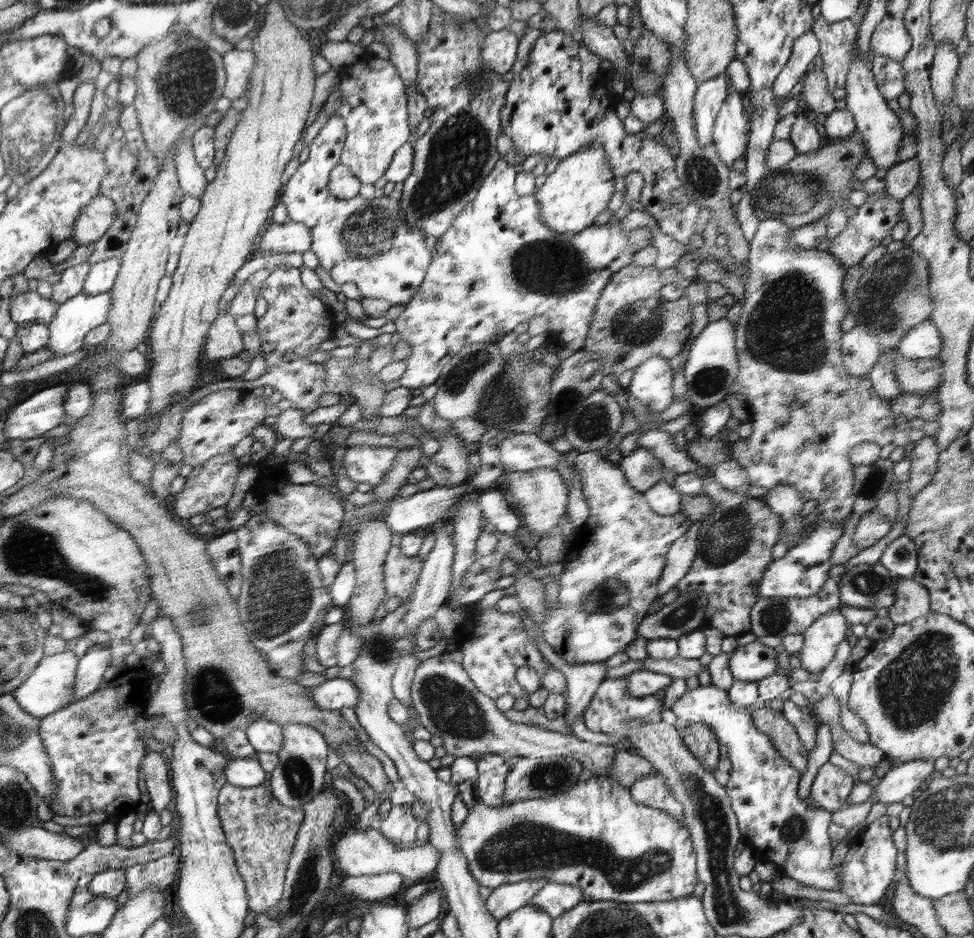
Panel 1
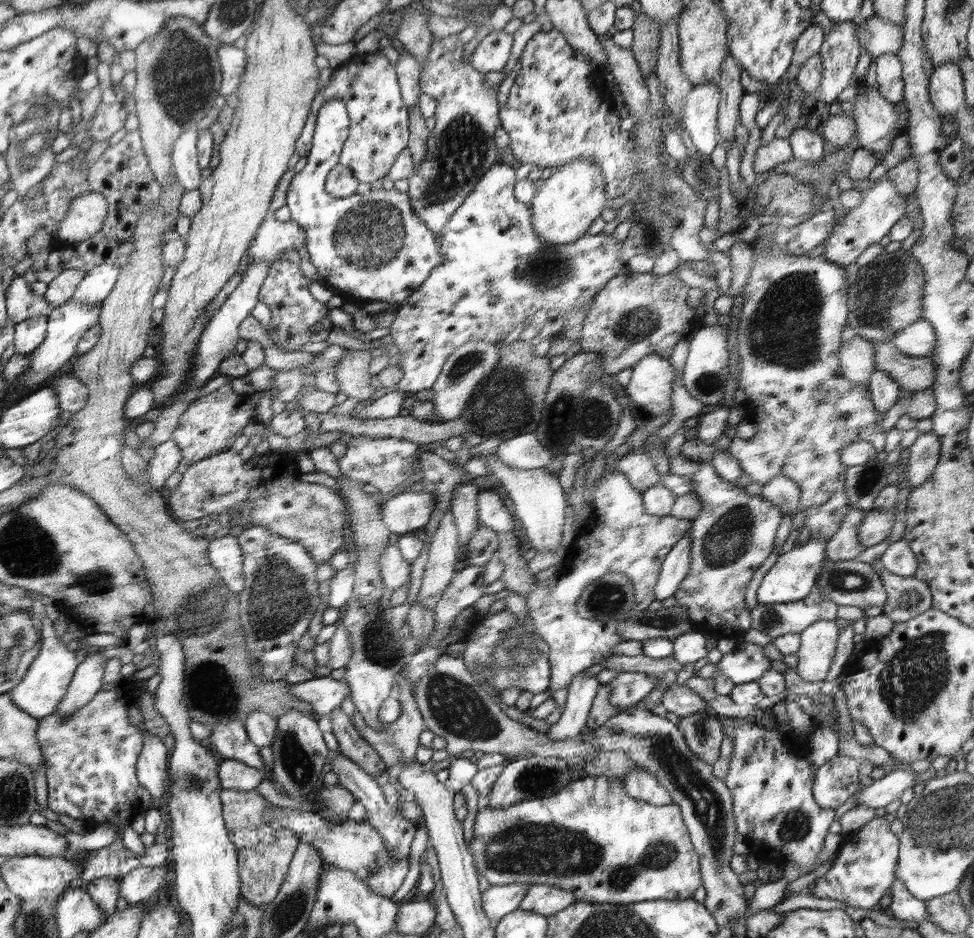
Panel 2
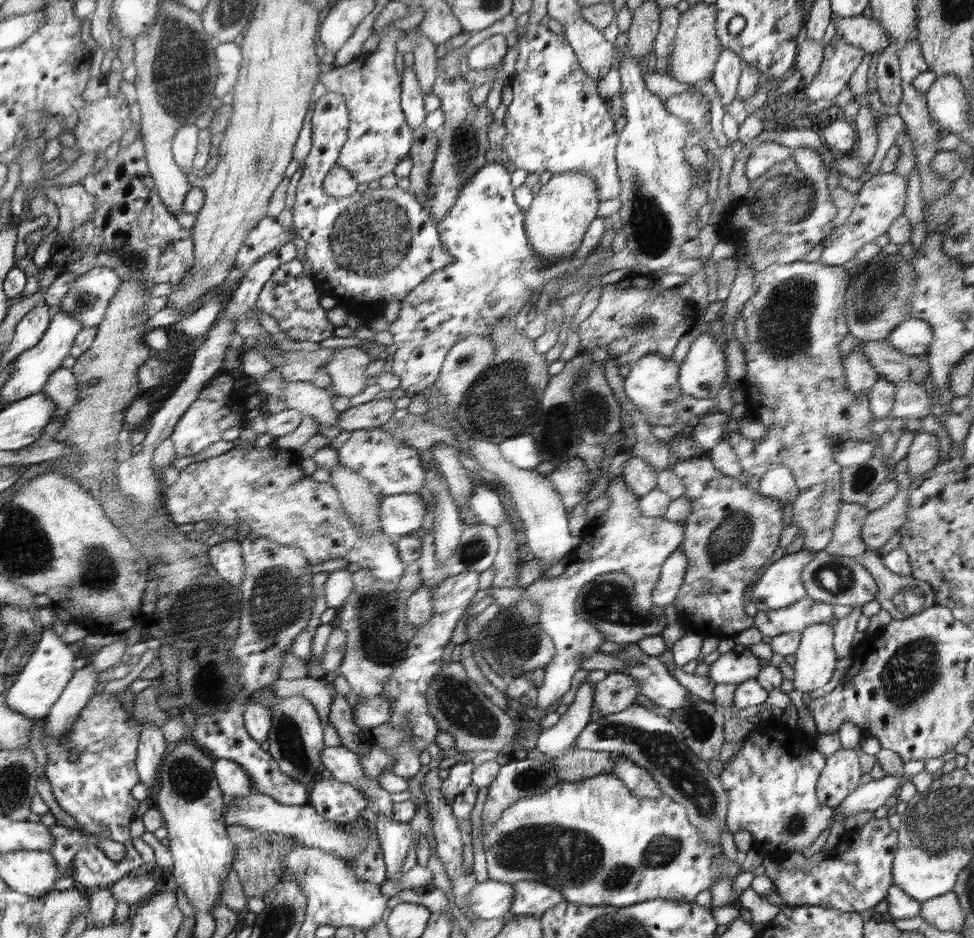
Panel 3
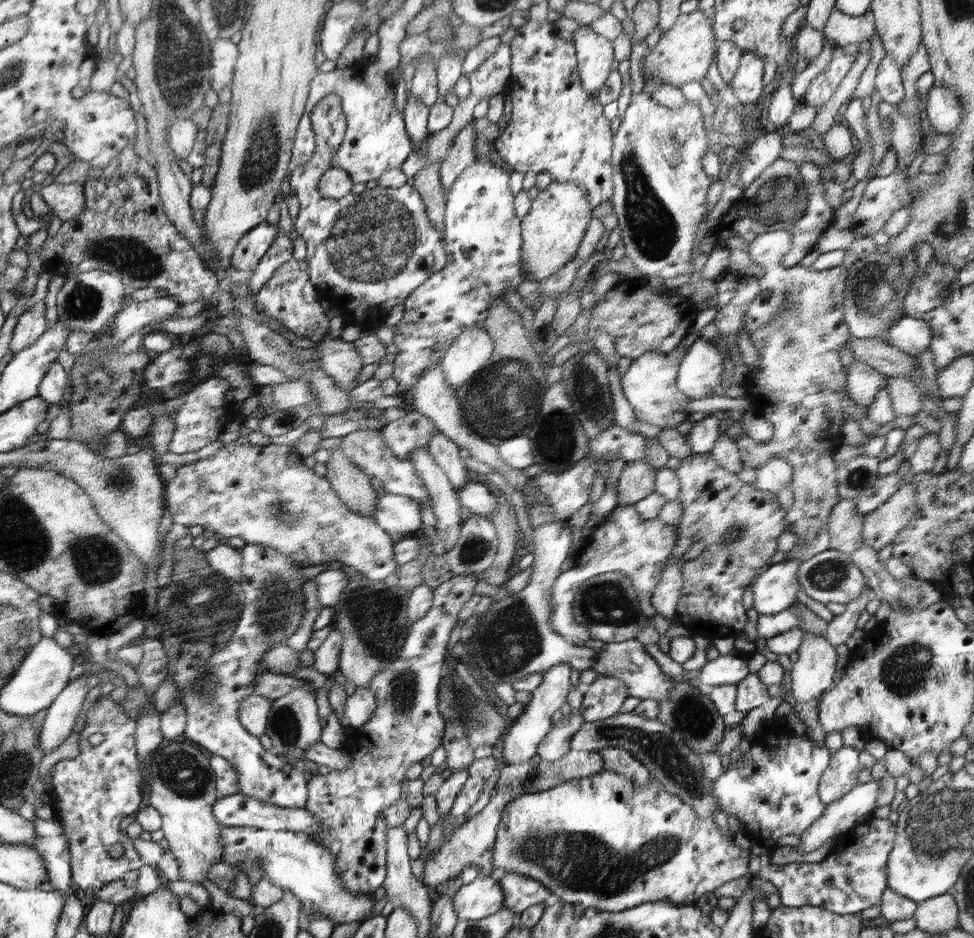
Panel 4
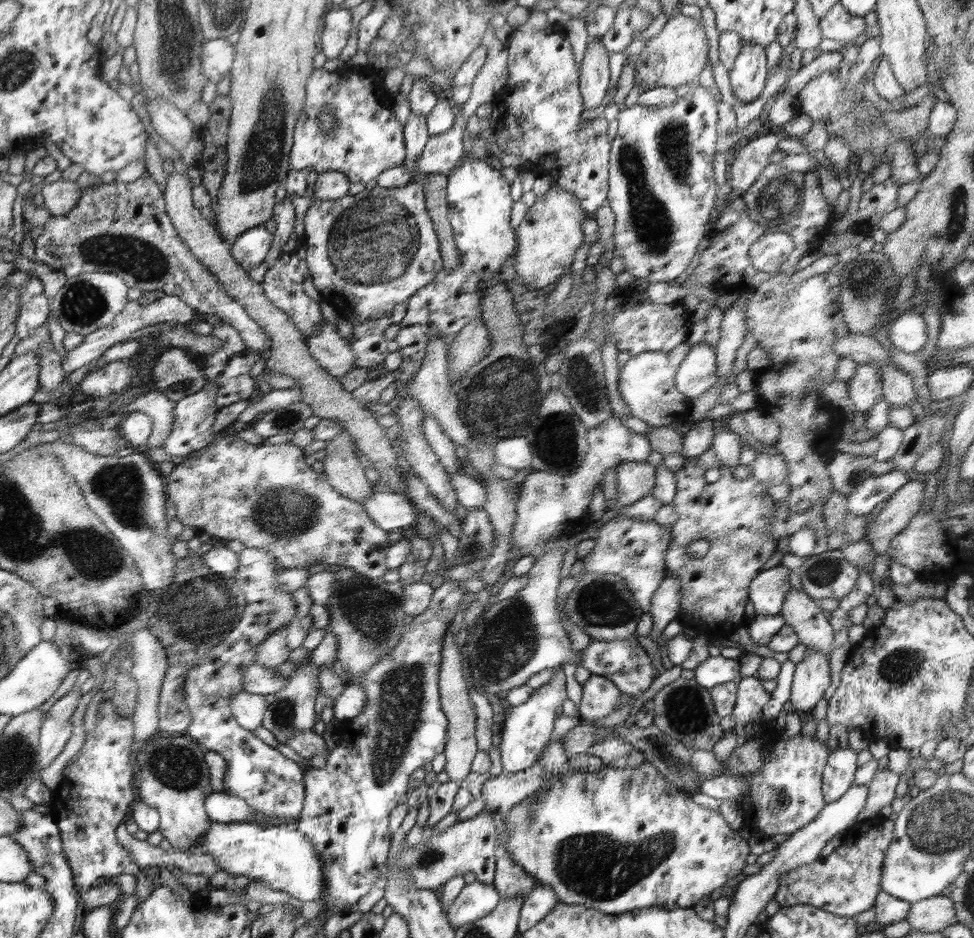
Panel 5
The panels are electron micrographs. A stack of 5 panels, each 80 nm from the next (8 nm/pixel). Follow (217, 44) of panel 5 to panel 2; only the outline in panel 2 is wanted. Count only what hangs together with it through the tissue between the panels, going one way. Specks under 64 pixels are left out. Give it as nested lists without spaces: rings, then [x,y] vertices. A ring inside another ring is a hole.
[[[222,45],[217,48],[220,68],[223,74],[222,84],[219,93],[224,96],[235,94],[241,84],[242,77],[247,70],[247,52],[233,45]]]

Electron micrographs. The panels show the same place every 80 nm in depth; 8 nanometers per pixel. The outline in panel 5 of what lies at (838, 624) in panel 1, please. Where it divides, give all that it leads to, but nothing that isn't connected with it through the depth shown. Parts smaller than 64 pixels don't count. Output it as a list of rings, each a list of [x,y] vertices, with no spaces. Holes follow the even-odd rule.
[[[808,649],[805,652],[803,661],[795,664],[795,671],[793,674],[793,681],[791,684],[790,702],[796,712],[802,718],[810,718],[810,712],[817,710],[820,703],[823,702],[824,691],[830,686],[830,663],[829,658],[820,651],[813,651]]]

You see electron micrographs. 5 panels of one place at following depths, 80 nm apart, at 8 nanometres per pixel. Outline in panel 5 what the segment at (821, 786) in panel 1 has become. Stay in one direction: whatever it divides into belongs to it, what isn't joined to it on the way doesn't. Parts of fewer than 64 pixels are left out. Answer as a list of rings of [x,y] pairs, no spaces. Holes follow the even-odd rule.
[[[850,747],[829,751],[828,760],[823,770],[823,797],[826,804],[836,802],[853,784],[854,773],[858,770],[858,751]]]

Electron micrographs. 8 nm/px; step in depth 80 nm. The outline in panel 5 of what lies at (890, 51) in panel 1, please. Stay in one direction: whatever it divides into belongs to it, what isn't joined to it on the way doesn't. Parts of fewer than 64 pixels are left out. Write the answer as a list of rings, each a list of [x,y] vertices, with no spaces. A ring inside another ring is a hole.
[[[838,2],[819,22],[819,28],[823,39],[847,44],[864,34],[867,26],[863,17],[849,14]]]

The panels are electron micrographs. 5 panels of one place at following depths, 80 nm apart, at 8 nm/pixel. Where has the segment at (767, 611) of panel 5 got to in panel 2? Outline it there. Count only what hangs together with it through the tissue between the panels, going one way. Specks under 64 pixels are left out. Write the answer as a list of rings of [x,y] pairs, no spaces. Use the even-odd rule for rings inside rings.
[[[808,539],[796,544],[792,550],[781,554],[764,576],[757,592],[758,604],[788,604],[807,598],[816,589],[816,576],[820,574],[826,558],[827,542],[822,539]]]

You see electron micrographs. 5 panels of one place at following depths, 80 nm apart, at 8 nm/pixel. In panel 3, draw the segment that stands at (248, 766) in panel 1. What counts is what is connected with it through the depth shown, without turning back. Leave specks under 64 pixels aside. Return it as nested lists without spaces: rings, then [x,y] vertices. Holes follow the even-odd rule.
[[[217,758],[215,774],[224,795],[248,796],[253,792],[249,772],[237,762],[230,759]]]

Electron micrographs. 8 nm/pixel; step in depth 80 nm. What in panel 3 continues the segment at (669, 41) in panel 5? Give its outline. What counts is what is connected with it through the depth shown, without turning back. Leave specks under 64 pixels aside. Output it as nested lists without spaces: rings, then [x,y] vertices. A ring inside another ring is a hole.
[[[701,1],[682,13],[670,48],[672,51],[668,51],[669,64],[665,66],[665,73],[678,82],[690,85],[711,80],[716,61],[722,53],[720,40],[716,36],[716,6]]]

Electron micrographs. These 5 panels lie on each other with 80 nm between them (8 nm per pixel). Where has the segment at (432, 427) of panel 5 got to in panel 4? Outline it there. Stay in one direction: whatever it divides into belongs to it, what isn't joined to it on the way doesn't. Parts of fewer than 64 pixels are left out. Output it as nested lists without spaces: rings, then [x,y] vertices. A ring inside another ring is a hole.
[[[438,430],[428,443],[428,449],[436,464],[444,470],[452,487],[459,492],[468,483],[465,460],[460,457],[460,448]]]

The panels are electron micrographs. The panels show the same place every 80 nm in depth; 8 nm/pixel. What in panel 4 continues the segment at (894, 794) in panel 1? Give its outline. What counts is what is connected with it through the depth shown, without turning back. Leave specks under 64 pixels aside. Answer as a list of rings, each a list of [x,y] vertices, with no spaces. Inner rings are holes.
[[[872,779],[868,783],[858,783],[846,796],[832,804],[826,804],[824,814],[809,826],[800,836],[801,854],[808,854],[824,845],[838,830],[850,832],[861,816],[871,812],[877,805],[881,784]]]

